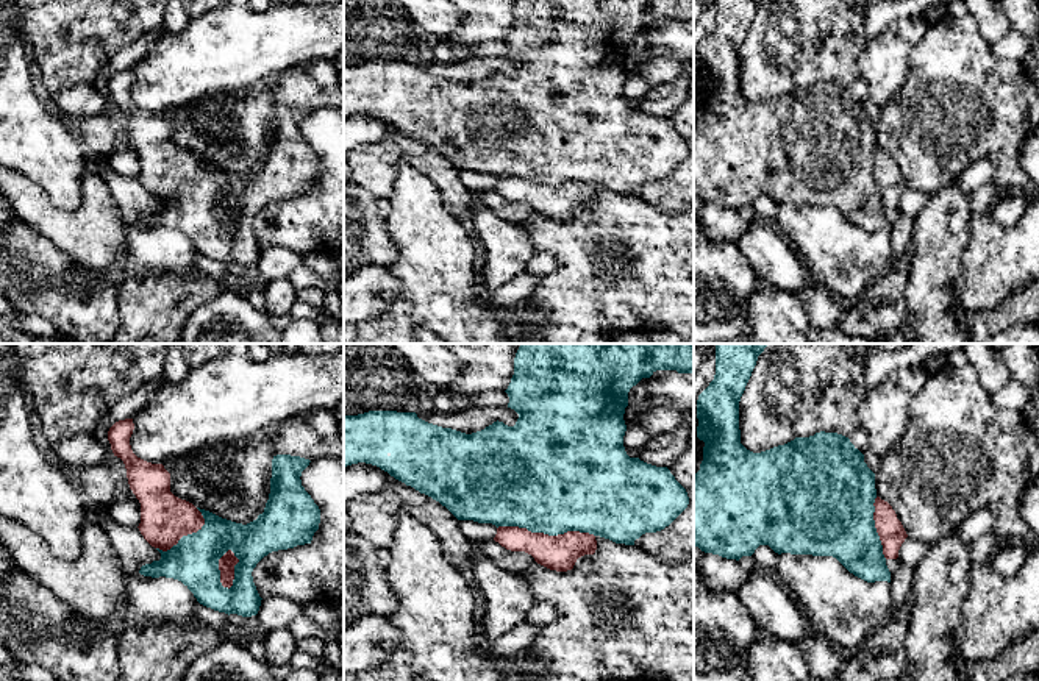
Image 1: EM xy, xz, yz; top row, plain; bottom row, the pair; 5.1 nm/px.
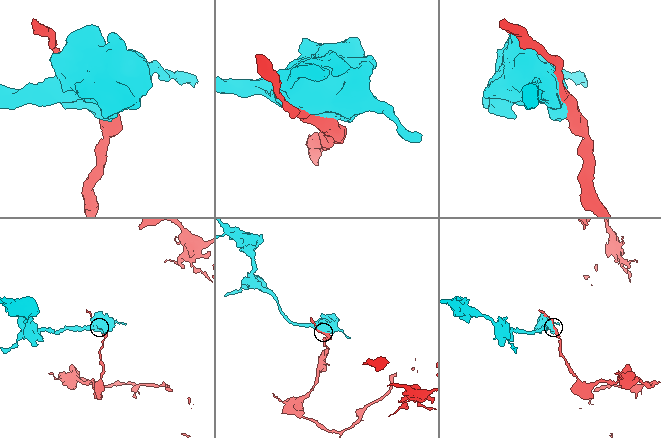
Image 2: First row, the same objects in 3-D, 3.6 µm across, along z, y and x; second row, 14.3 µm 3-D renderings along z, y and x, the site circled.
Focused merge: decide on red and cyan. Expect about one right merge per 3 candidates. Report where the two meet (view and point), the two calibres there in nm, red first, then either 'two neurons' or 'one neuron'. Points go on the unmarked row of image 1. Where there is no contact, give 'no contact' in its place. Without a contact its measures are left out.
xz (546, 185) | 180/480 nm | two neurons

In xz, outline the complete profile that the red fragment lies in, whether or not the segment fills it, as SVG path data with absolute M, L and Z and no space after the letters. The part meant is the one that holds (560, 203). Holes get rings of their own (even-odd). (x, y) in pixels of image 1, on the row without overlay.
M498 176L494 191L506 200L525 201L537 214L556 222L572 220L578 208L597 200L595 186L580 181L548 186L519 176Z

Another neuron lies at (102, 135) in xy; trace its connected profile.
M117 106L81 117L73 128L91 159L108 159L122 148L139 153L130 139L125 114Z

